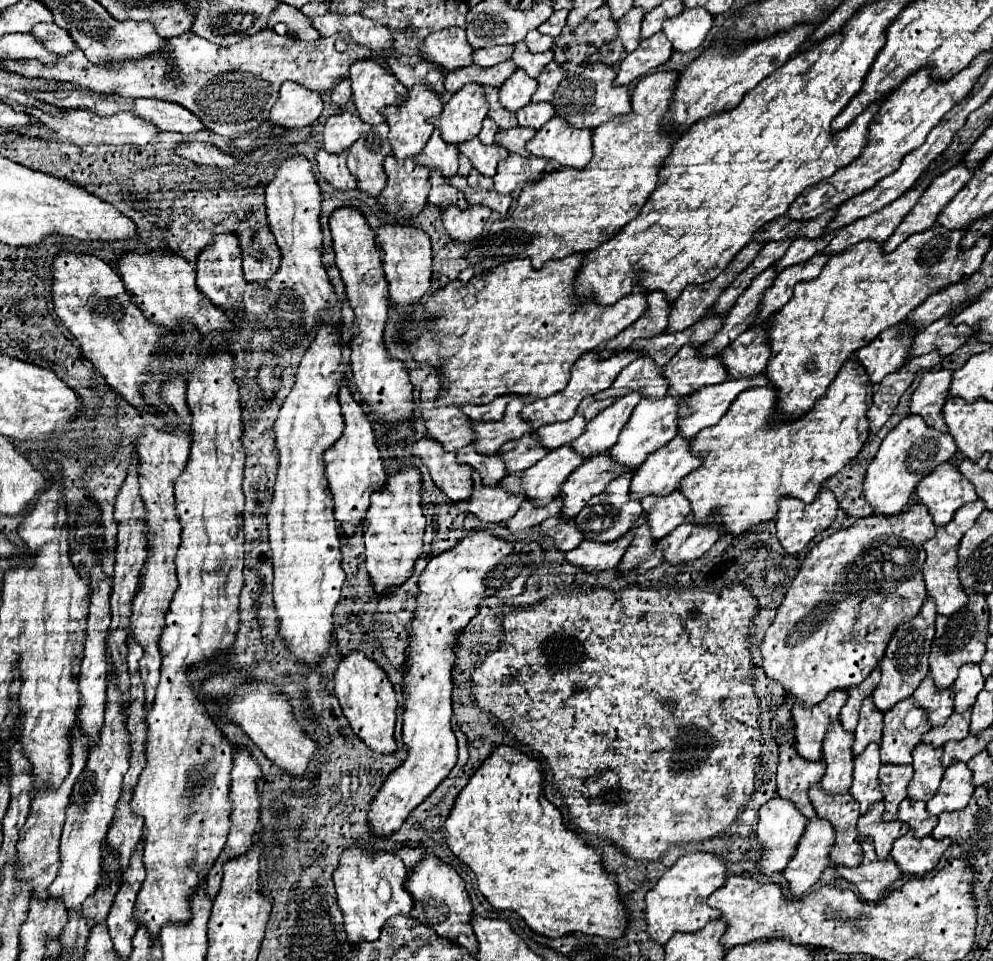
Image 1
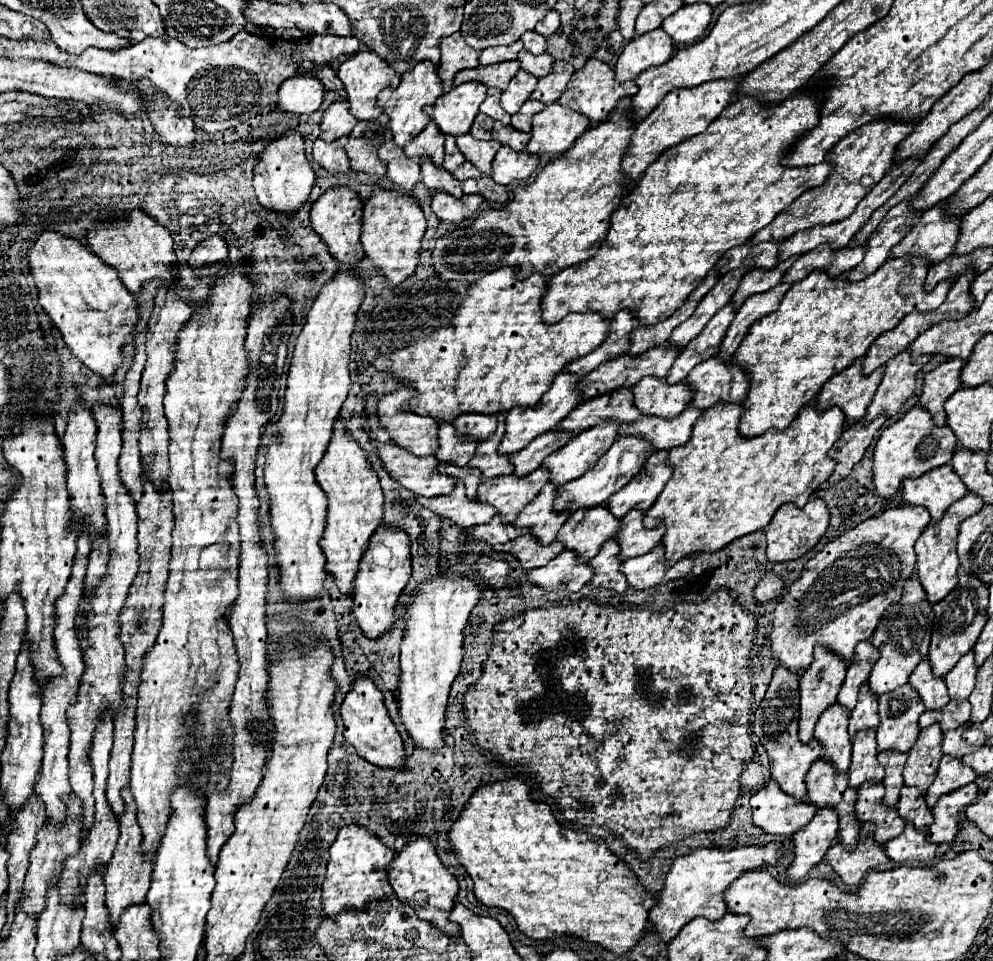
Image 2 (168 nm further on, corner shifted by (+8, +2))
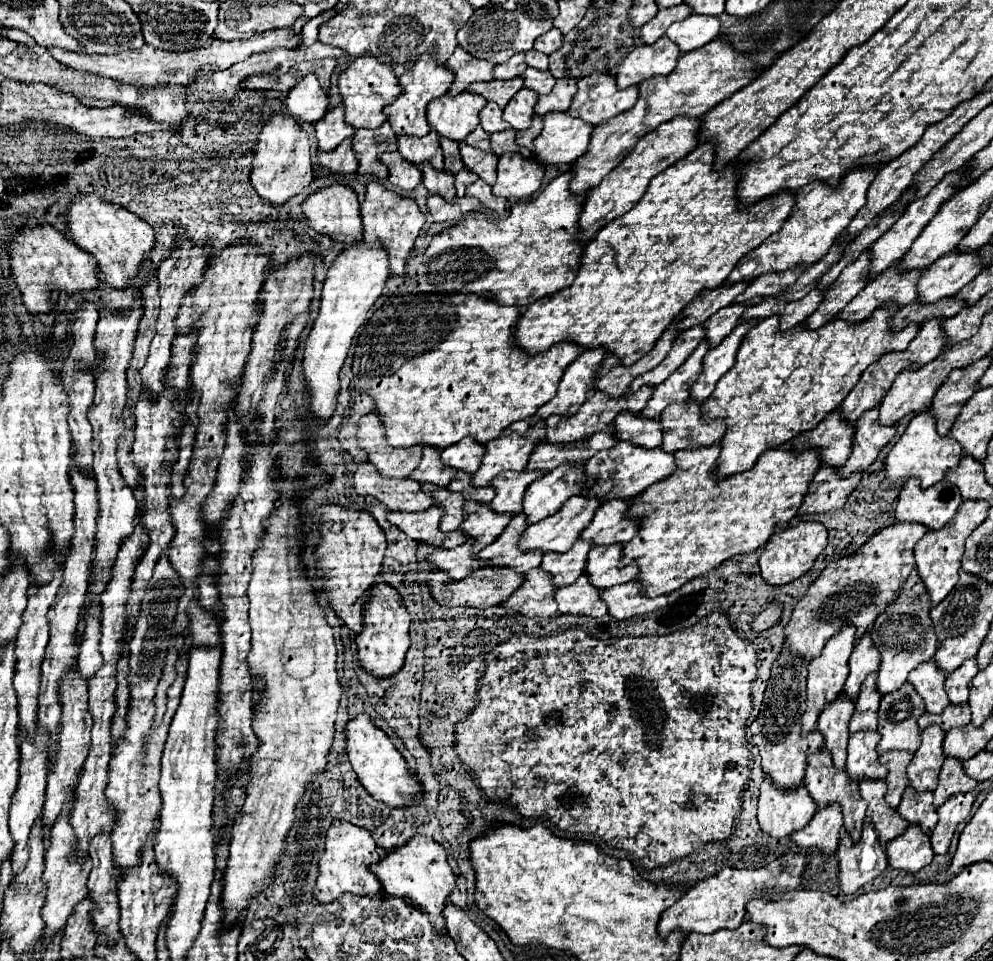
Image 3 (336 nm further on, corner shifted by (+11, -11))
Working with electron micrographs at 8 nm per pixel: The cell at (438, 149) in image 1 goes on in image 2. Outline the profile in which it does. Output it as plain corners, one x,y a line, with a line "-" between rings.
429,123
411,143
405,145
405,153
409,157
429,157
437,167
443,163
443,143
445,135
439,131
437,123

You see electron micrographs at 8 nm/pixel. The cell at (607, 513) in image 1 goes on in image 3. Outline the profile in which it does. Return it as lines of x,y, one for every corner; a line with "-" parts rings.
578,540
572,544
572,548
564,554
556,554
556,552
546,552
542,558
540,568
552,576
552,584
556,588
568,586
574,580
578,580
578,576
582,574
582,564
586,564
586,552
590,550
592,544
586,544
584,540

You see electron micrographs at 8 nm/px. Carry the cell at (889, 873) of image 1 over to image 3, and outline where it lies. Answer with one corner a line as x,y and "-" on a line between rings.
870,822
864,824
860,842
854,842
850,834
844,834
840,838
836,856
840,860
840,888
846,894
854,894
858,888
872,882
888,866
888,858

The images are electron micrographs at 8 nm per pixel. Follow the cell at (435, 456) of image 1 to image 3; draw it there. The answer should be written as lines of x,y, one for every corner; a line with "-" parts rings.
366,462
354,472
354,490
358,496
374,496
388,510
422,512
434,506
434,500
430,500
430,496
426,496
414,480
386,480

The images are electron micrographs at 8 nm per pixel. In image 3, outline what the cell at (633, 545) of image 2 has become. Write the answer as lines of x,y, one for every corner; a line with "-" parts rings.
616,544
614,548
594,548
594,546
590,548
584,572
594,588
604,590
616,584
626,584
638,576
638,568
634,568
634,564
618,570
620,556
622,556
622,546

